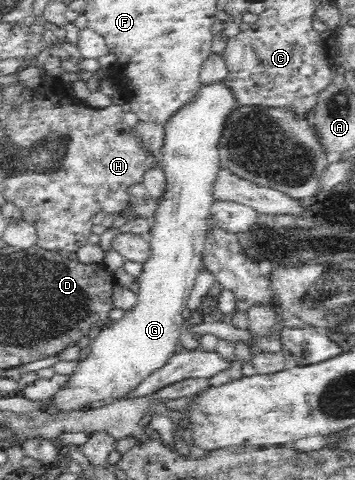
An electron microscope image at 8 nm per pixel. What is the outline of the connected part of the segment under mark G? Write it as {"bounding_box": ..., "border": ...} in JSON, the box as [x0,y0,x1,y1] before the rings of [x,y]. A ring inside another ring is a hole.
{"bounding_box":[51,83,237,412],"border":[[[225,83],[218,84],[215,86],[205,87],[199,91],[199,94],[191,101],[191,103],[187,103],[185,107],[181,107],[173,117],[171,117],[170,122],[167,123],[165,128],[165,139],[164,139],[164,147],[162,148],[162,167],[161,169],[164,171],[165,177],[167,178],[167,193],[163,195],[163,199],[161,202],[158,202],[157,209],[157,221],[151,225],[151,229],[149,231],[148,237],[151,242],[151,257],[144,264],[142,264],[142,272],[135,278],[139,283],[139,291],[137,291],[137,305],[133,307],[133,309],[129,309],[129,311],[124,311],[123,317],[117,320],[114,324],[110,326],[104,326],[97,337],[92,341],[90,348],[91,351],[89,355],[87,355],[86,359],[80,360],[77,365],[77,369],[75,369],[75,373],[72,373],[71,379],[67,381],[67,387],[58,391],[57,395],[51,399],[51,402],[57,406],[57,412],[67,412],[71,410],[81,409],[85,404],[93,403],[94,401],[101,401],[108,397],[113,397],[115,399],[119,399],[125,392],[128,392],[130,389],[133,389],[145,376],[148,376],[152,371],[163,367],[168,361],[170,357],[173,357],[177,353],[177,343],[179,343],[179,335],[181,334],[181,329],[183,329],[183,325],[185,325],[185,318],[181,316],[181,313],[187,309],[187,301],[189,301],[189,296],[193,291],[193,283],[195,283],[195,278],[199,275],[199,269],[202,265],[202,261],[200,258],[200,253],[203,249],[203,240],[204,235],[206,234],[206,229],[211,227],[211,221],[209,220],[211,213],[211,206],[213,198],[211,197],[213,180],[215,179],[217,170],[221,168],[221,164],[219,164],[219,152],[217,149],[219,147],[219,138],[221,137],[221,132],[223,129],[223,124],[225,123],[227,115],[230,114],[232,109],[237,107],[235,103],[235,99],[229,91],[229,88],[225,86]]]}

